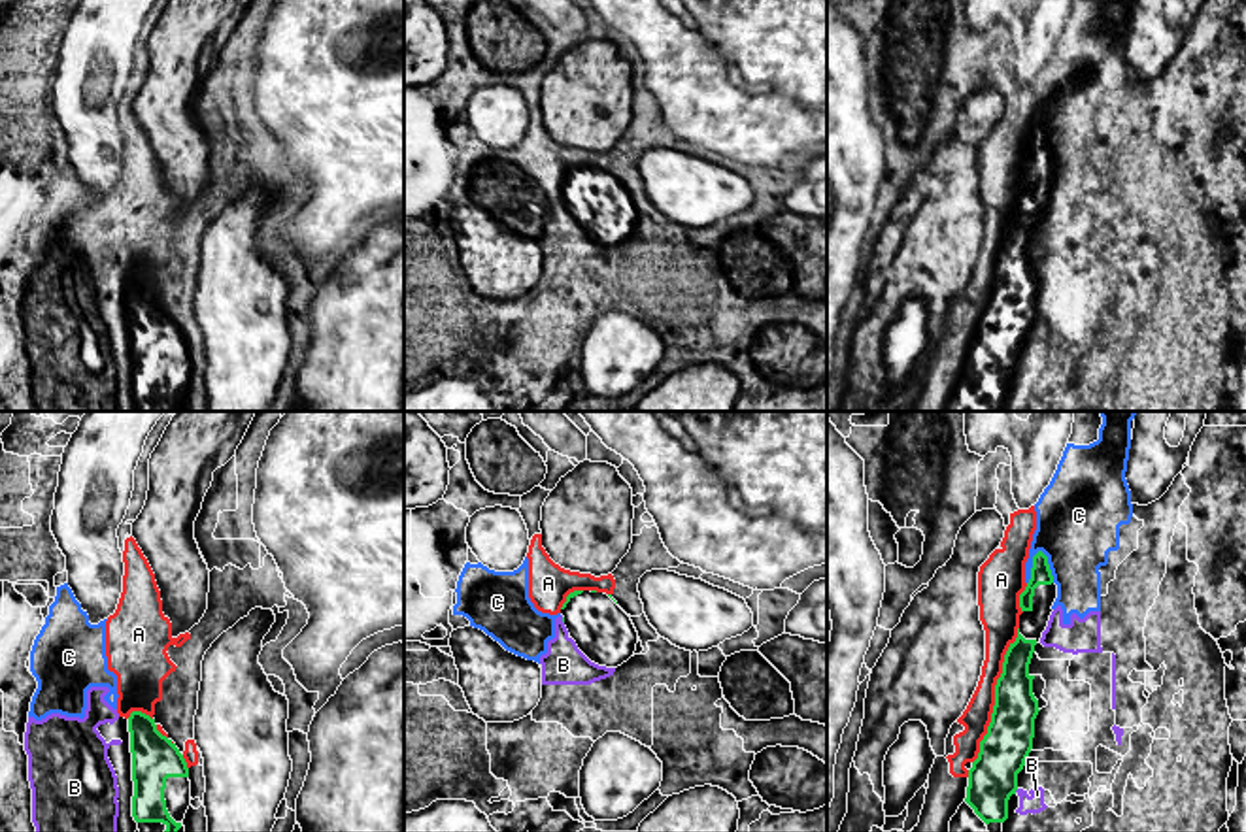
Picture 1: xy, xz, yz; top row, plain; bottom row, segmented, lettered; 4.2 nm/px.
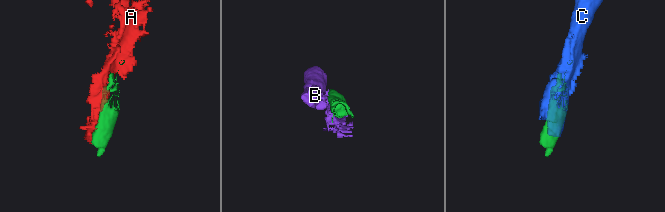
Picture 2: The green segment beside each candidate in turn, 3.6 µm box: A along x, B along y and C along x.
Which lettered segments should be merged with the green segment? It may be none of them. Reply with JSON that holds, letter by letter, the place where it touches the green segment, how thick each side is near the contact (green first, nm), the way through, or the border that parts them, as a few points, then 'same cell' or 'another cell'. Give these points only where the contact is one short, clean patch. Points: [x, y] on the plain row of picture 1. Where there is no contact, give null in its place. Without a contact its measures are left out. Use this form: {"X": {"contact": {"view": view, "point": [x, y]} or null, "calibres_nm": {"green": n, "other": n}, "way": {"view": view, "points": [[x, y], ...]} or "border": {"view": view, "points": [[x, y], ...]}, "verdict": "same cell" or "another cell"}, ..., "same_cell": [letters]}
{"A": {"contact": {"view": "yz", "point": [995, 272]}, "calibres_nm": {"green": 200, "other": 120}, "verdict": "another cell"}, "B": {"contact": {"view": "xz", "point": [563, 199]}, "calibres_nm": {"green": 20, "other": 180}, "verdict": "another cell"}, "C": {"contact": {"view": "yz", "point": [1033, 144]}, "calibres_nm": {"green": 90, "other": 360}, "verdict": "another cell"}, "same_cell": []}

